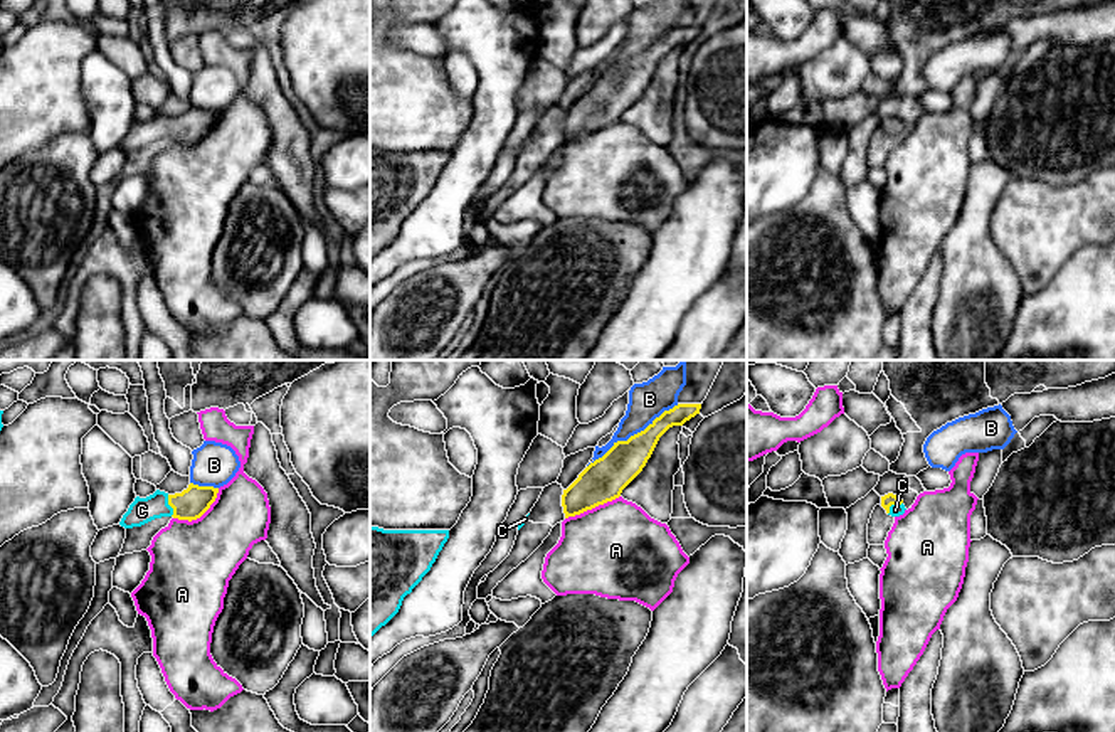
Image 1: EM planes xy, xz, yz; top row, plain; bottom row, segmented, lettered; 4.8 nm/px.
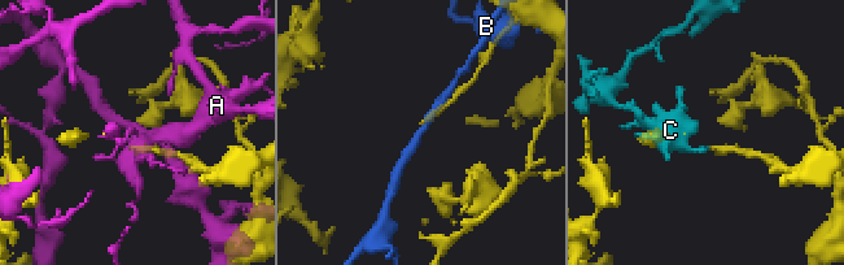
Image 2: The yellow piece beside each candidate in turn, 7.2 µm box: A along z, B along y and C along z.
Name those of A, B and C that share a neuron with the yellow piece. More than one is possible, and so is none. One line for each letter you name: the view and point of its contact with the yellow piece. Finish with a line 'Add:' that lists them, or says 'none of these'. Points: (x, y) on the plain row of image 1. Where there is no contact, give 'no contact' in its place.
C: meets yellow in xy at (169, 127)
Add: C

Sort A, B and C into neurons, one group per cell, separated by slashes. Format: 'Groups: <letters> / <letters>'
Groups: A / B / C

